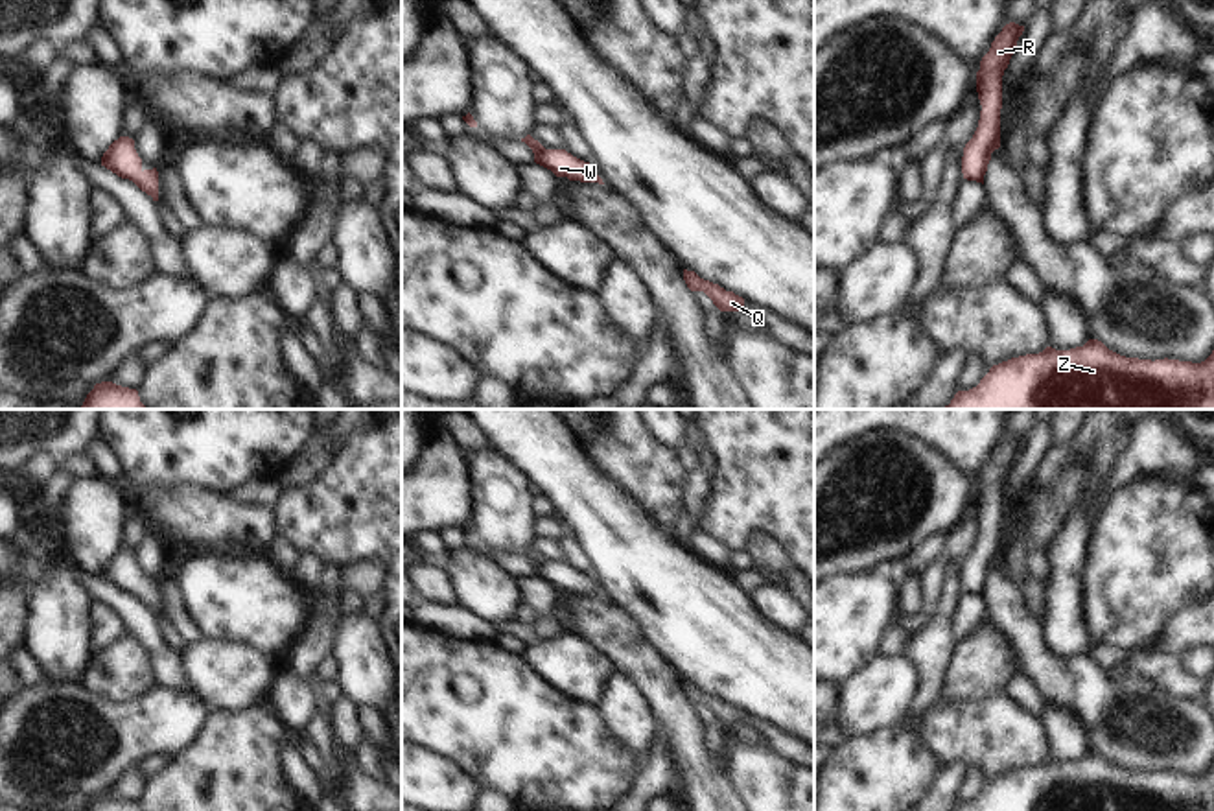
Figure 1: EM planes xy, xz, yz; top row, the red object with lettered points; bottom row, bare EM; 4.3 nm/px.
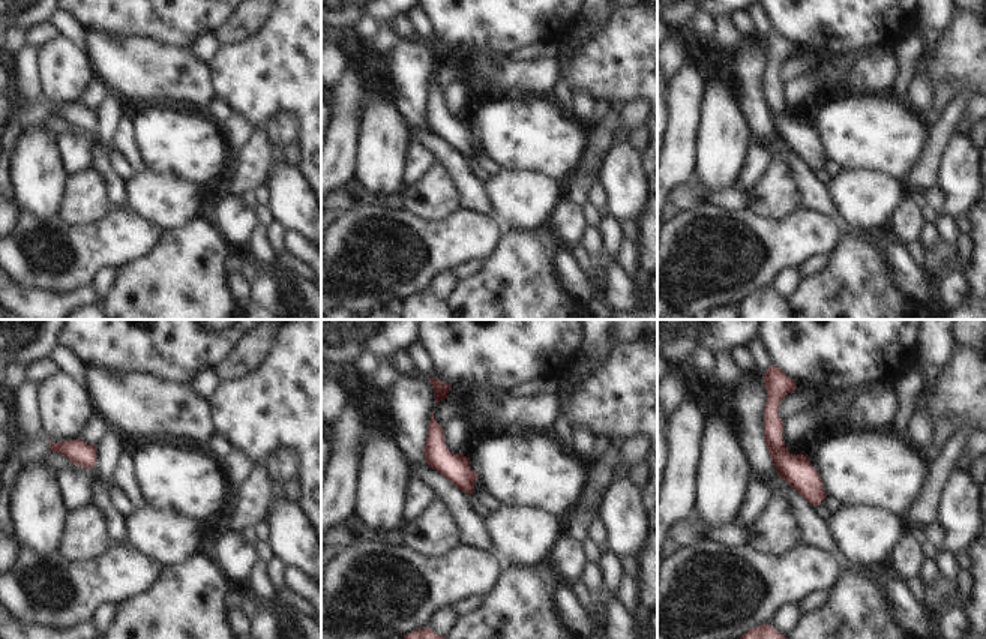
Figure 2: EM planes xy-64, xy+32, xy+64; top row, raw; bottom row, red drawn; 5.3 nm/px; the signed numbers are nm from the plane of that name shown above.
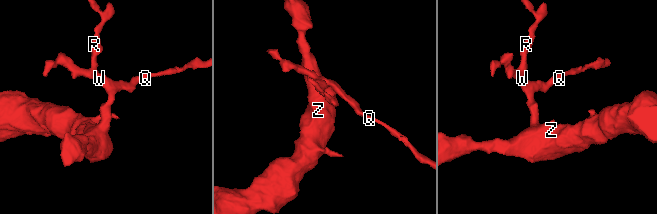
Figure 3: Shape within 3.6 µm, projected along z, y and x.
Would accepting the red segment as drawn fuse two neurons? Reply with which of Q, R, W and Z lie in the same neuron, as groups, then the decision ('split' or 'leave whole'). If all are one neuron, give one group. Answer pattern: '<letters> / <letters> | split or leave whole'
Q R W Z | leave whole

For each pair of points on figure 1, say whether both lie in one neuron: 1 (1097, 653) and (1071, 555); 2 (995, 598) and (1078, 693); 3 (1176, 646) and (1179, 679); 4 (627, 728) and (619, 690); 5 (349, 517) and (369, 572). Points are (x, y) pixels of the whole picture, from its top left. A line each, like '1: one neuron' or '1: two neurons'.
1: two neurons
2: one neuron
3: two neurons
4: one neuron
5: two neurons

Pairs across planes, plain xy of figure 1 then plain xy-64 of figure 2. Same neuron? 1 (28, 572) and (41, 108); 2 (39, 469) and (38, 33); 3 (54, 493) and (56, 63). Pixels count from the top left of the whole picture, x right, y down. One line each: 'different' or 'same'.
1: same
2: different
3: different

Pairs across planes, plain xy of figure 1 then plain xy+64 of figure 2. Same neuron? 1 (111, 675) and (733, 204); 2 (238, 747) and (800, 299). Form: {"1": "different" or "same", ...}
{"1": "different", "2": "same"}

